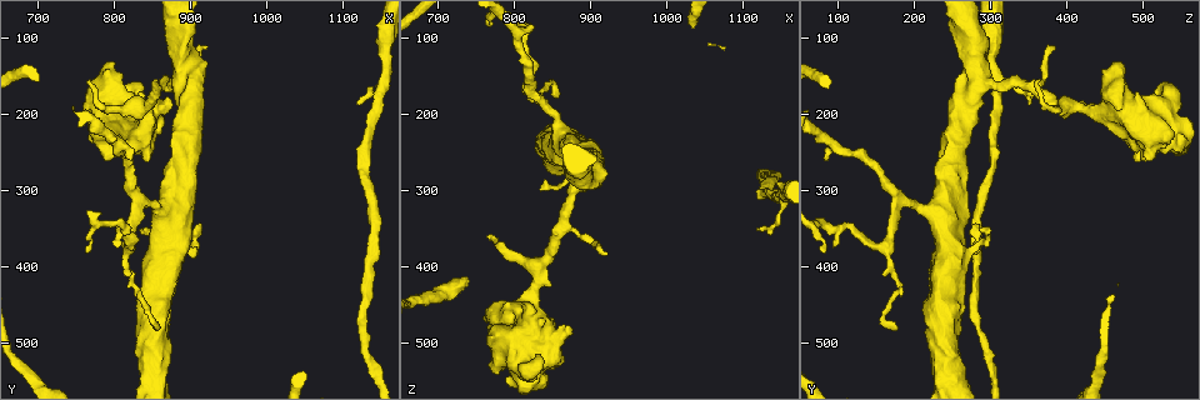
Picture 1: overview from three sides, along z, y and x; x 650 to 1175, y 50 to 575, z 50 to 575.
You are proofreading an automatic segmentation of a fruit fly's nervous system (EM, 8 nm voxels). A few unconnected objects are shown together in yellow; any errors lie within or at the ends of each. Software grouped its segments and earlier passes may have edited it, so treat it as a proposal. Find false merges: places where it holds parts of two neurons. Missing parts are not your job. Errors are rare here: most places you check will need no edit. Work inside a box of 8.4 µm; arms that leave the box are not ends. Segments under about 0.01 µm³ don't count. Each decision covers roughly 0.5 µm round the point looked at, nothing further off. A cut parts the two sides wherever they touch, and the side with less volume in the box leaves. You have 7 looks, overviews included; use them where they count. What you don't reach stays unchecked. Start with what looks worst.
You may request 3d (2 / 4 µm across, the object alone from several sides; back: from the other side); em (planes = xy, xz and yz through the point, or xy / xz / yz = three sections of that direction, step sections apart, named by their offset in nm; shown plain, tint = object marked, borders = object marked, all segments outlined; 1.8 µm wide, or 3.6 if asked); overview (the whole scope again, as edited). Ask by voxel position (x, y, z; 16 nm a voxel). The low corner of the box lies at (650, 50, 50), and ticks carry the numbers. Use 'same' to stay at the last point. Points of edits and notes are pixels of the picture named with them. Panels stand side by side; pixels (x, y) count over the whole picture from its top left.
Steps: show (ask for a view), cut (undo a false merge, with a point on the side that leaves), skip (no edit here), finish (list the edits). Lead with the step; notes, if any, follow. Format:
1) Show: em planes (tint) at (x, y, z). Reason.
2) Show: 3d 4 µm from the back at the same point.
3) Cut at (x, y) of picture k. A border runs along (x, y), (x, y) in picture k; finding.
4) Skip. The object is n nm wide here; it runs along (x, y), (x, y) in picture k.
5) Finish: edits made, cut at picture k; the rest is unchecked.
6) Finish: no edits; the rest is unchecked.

Show: em 3.6 µm yz step 4 (tint) at (820, 170, 535). Calibre changes.

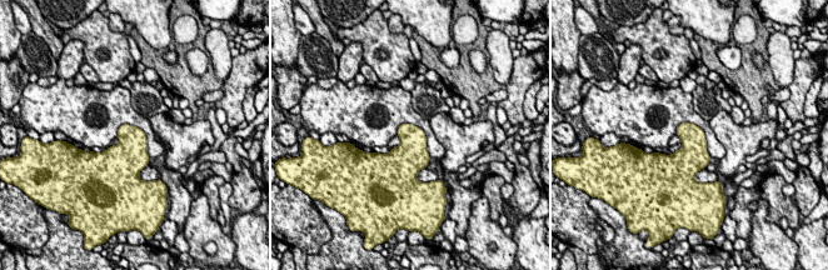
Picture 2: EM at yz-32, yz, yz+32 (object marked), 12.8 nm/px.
Skip. The object is 320 nm wide here; one neuron here.

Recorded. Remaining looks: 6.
Show: em xy step 4 (tint) at (865, 160, 345). Arms part here.

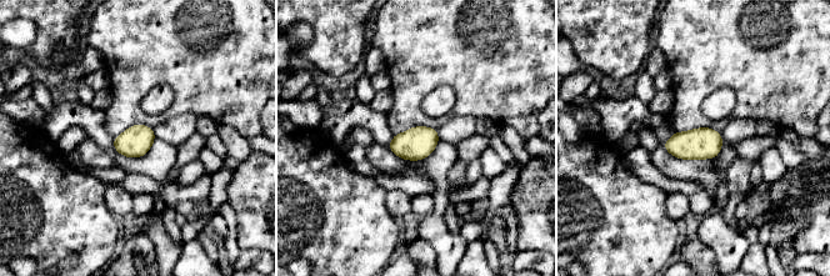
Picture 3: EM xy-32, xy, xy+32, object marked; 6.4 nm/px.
Skip. Continuous, no second neuron.

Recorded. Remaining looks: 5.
Show: em planes (borders) at (820, 370, 165).

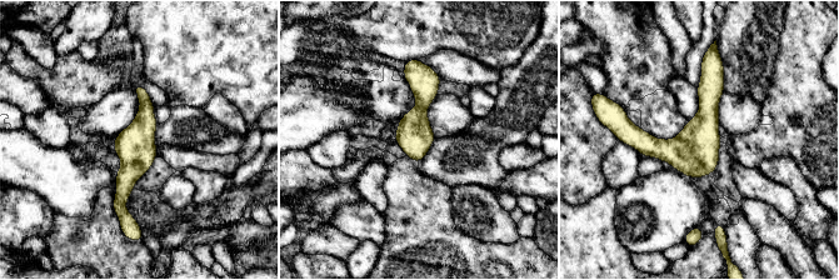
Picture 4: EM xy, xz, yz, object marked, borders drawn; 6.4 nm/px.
Skip. It runs along (138, 88), (145, 124), (125, 214) in picture 4; all the same neuron.

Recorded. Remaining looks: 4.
Finish: no edits; the rest is unchecked.

